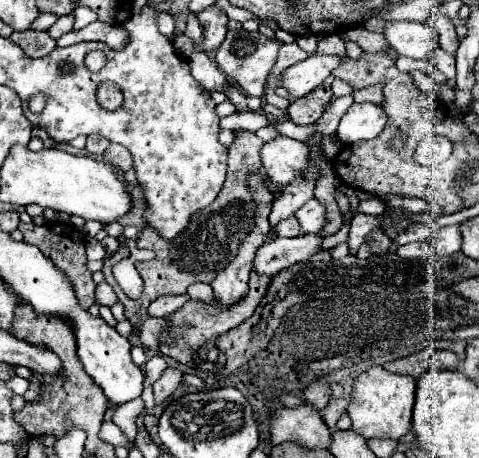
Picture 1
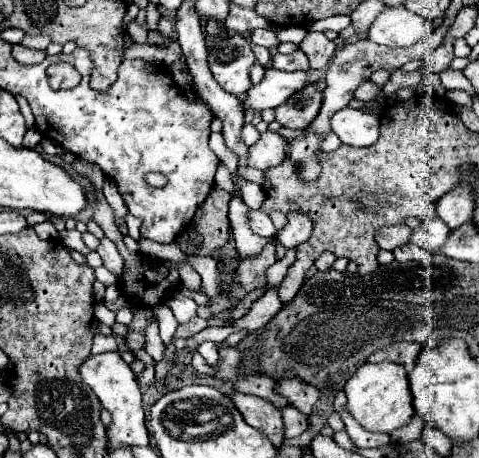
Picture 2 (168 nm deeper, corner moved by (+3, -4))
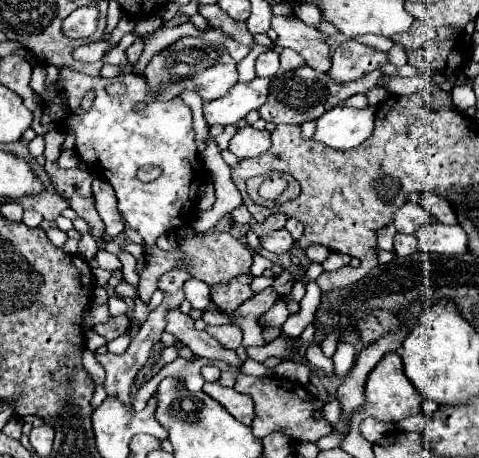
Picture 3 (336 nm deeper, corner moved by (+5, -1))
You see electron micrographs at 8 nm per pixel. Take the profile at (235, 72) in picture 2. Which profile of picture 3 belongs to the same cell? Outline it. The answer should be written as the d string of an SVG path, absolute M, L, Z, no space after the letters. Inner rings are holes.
M181 37L151 57L145 69L145 81L149 81L153 101L169 101L171 97L179 97L185 89L195 89L203 101L213 101L223 97L231 85L237 83L237 63L219 43L209 45L199 37Z

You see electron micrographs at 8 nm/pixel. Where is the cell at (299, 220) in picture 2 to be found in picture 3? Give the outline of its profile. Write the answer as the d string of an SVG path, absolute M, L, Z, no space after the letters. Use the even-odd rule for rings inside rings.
M277 229L261 237L261 247L271 253L287 253L291 245L293 245L293 237L289 235L287 229Z

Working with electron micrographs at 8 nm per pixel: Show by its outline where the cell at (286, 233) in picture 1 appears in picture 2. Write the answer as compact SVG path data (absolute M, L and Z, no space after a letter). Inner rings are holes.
M253 210L253 212L251 212L249 226L251 226L251 230L257 232L259 236L267 236L267 238L271 238L271 236L277 234L275 224L271 222L271 218L269 218L263 210Z

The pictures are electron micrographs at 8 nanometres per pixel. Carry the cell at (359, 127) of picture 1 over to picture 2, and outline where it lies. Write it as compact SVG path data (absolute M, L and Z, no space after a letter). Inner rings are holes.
M349 106L333 114L331 128L343 144L357 148L371 146L379 138L379 118L363 110L353 110Z

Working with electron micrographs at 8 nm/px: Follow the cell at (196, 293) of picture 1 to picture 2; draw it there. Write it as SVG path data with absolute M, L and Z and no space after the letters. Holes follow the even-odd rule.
M181 263L178 268L179 272L181 272L181 284L183 284L187 290L197 292L199 286L201 286L201 276L199 276L188 263Z

